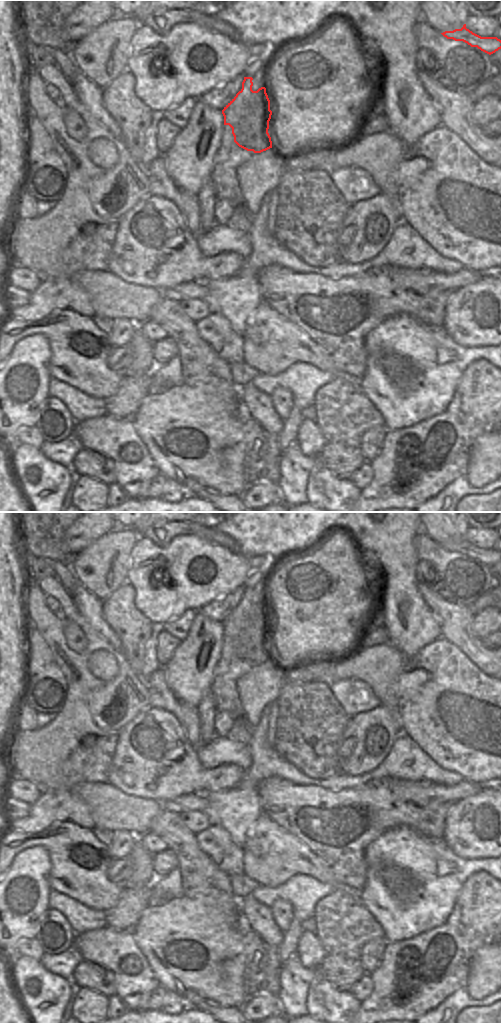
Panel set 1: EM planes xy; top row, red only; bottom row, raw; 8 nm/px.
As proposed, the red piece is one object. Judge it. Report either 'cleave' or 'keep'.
cleave

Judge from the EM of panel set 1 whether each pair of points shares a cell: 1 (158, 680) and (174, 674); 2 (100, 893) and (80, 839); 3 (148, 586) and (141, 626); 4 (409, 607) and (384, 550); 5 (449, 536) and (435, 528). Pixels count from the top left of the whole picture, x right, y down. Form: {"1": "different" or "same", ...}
{"1": "different", "2": "same", "3": "different", "4": "same", "5": "same"}

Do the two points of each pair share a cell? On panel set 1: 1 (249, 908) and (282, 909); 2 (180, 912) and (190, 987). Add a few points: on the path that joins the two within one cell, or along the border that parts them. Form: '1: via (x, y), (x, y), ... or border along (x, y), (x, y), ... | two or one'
1: border along (269, 907), (275, 923), (281, 930) | two
2: via (182, 931), (182, 939), (207, 963), (203, 968) | one

